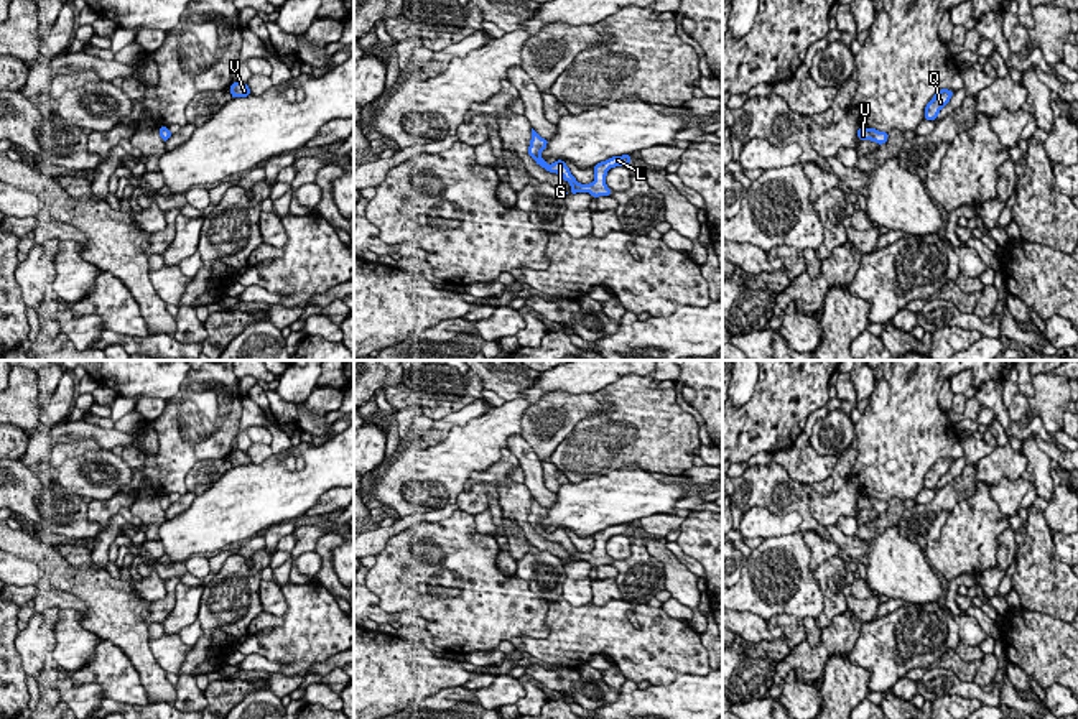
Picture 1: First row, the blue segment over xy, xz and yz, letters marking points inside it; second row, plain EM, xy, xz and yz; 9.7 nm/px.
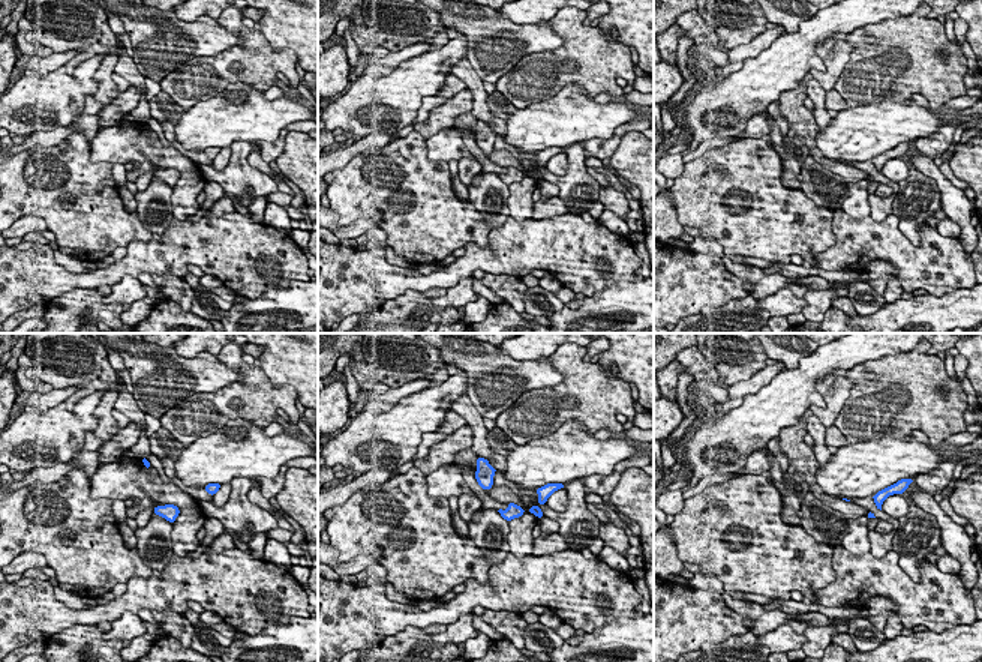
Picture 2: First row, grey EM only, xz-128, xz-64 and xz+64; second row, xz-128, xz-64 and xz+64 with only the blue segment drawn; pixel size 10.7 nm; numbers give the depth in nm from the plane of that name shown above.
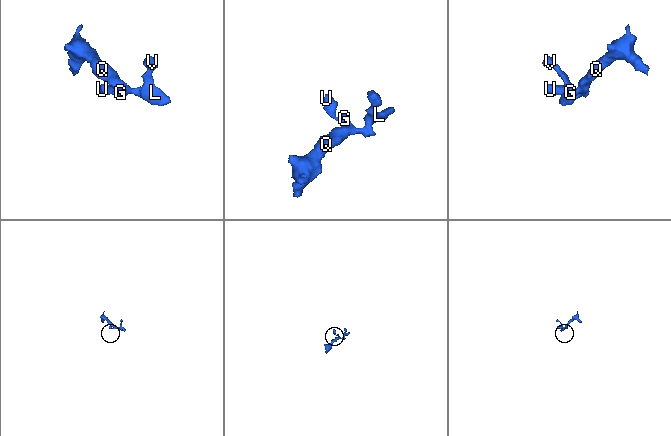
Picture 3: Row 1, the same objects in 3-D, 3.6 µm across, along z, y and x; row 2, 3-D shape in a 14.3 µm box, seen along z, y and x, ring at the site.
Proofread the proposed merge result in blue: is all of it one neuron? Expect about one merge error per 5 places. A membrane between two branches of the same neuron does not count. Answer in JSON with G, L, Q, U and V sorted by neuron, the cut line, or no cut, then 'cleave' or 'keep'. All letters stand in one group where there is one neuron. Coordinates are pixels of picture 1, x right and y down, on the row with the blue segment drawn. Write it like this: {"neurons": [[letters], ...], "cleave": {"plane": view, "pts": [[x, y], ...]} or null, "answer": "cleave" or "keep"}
{"neurons": [["G", "L", "Q", "U", "V"]], "cleave": null, "answer": "keep"}

